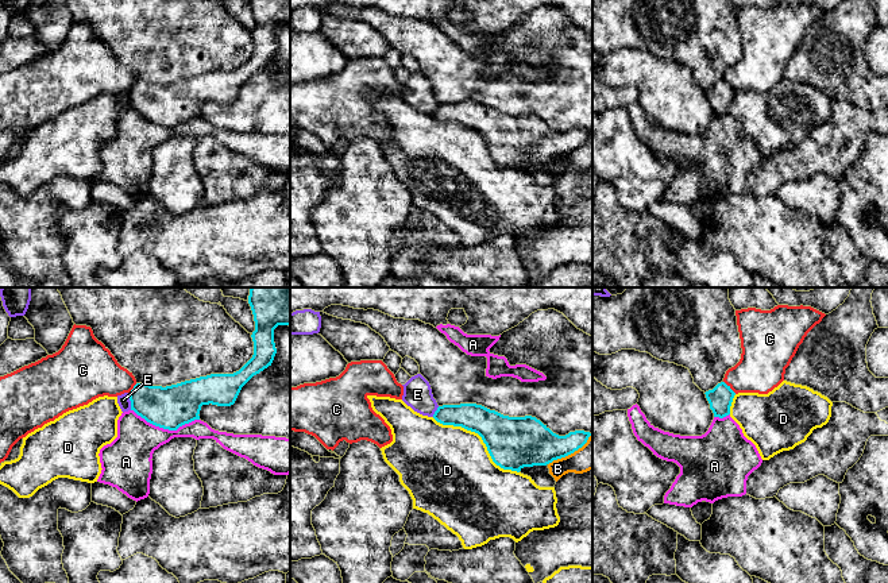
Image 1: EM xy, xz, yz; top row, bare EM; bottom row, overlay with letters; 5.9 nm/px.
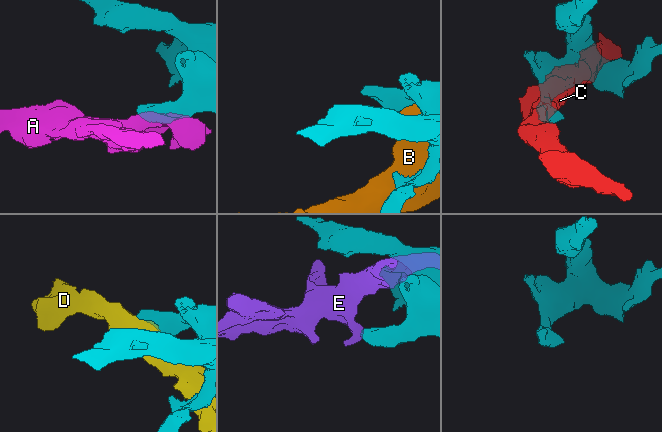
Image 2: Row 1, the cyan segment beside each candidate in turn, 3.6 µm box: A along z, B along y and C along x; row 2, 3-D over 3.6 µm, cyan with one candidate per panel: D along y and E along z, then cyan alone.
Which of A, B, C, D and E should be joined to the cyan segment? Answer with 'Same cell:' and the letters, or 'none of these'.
Same cell: none of these

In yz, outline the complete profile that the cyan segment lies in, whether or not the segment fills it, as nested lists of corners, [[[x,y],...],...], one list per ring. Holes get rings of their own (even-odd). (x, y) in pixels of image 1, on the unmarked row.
[[[725,80],[704,90],[714,115],[723,116],[730,112],[730,104],[736,90]]]

